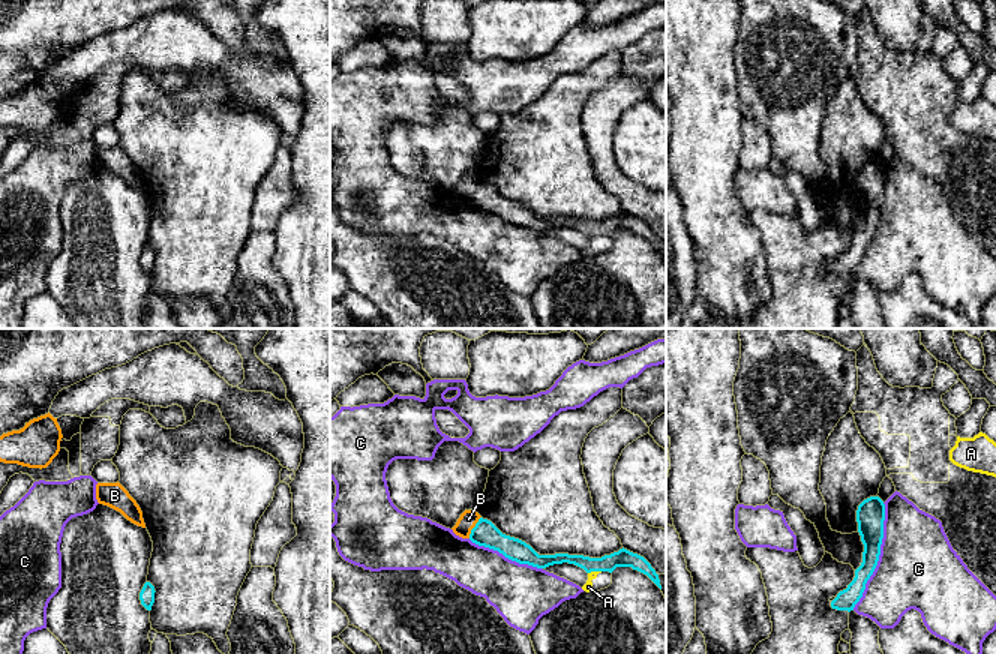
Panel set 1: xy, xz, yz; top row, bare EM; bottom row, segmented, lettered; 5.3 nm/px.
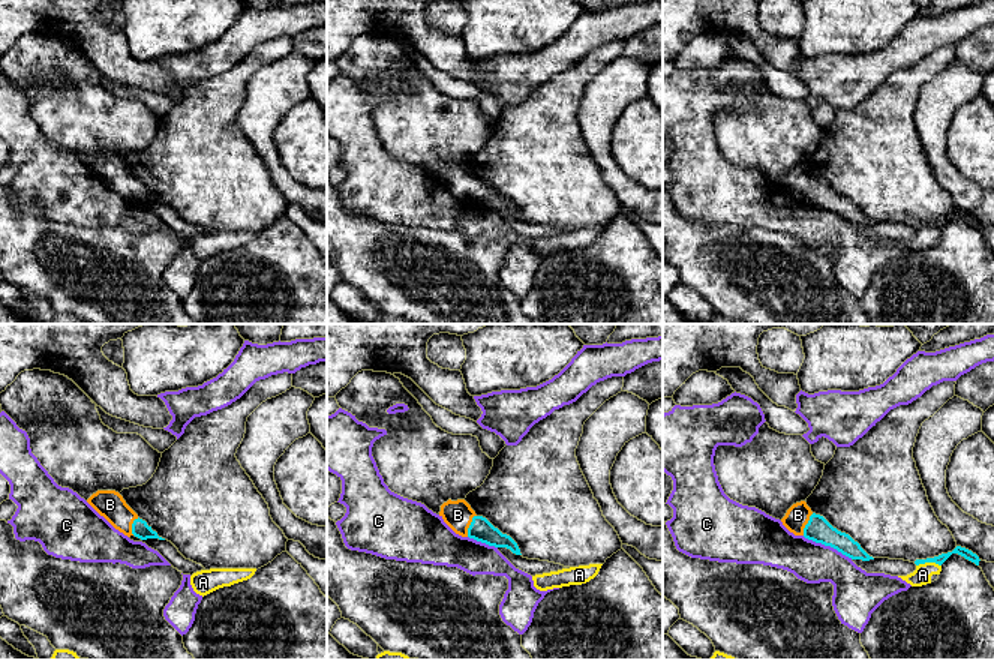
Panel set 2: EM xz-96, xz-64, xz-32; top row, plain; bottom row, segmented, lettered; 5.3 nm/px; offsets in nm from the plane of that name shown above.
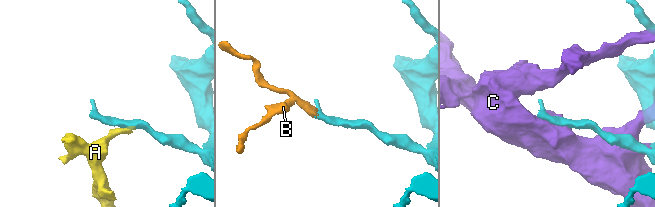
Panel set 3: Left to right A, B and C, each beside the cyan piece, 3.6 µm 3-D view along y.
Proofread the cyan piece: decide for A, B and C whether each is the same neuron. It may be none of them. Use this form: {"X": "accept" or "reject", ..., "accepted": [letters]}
{"A": "reject", "B": "accept", "C": "reject", "accepted": ["B"]}

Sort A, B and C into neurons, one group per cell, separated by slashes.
A / B / C

